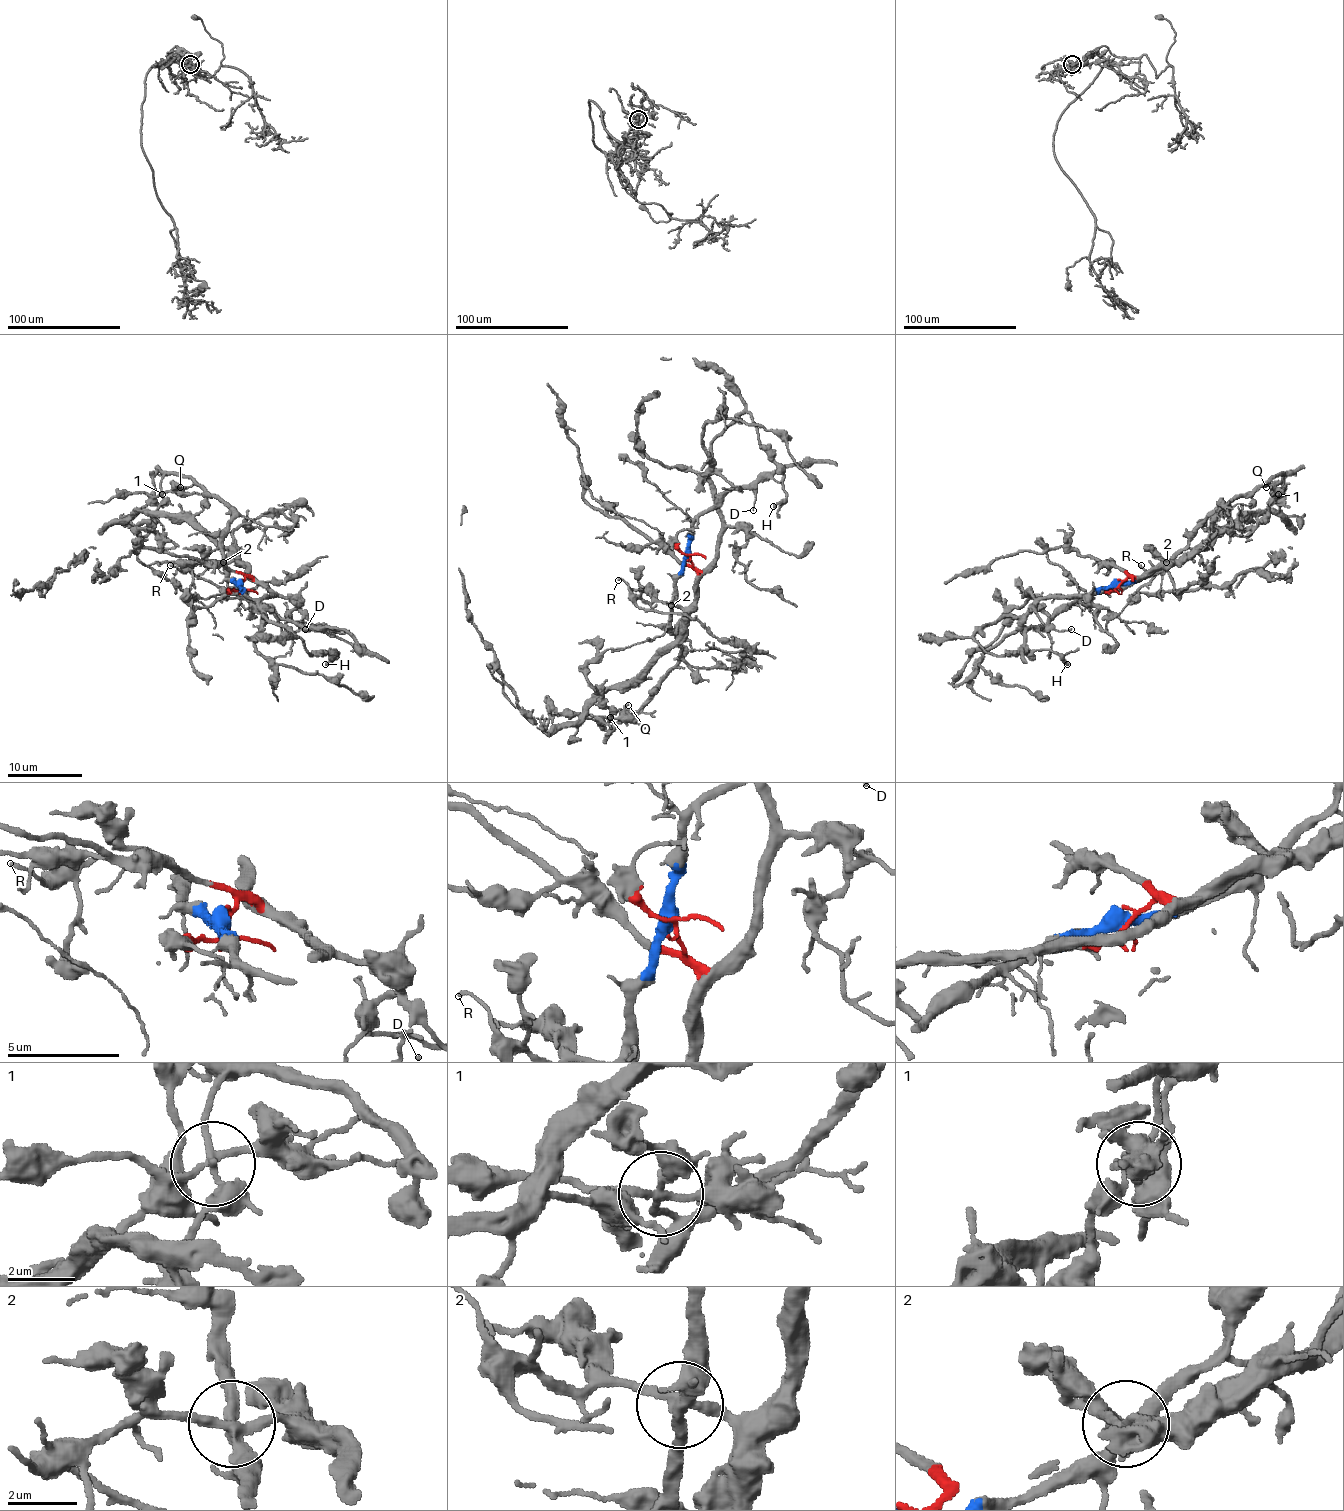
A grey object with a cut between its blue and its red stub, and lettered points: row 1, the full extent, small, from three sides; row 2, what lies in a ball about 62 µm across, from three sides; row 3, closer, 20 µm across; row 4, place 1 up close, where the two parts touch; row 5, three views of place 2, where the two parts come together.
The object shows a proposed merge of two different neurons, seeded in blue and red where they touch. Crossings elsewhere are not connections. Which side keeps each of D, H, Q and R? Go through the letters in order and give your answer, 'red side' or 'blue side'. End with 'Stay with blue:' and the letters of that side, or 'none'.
D: blue side
H: red side
Q: red side
R: red side
Stay with blue: D

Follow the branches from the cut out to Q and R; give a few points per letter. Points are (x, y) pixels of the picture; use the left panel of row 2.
Q: (242, 584), (249, 576), (246, 567), (184, 519), (139, 511), (177, 485), (180, 487)
R: (242, 584), (249, 576), (249, 569), (238, 562), (201, 560), (184, 571), (169, 565)

